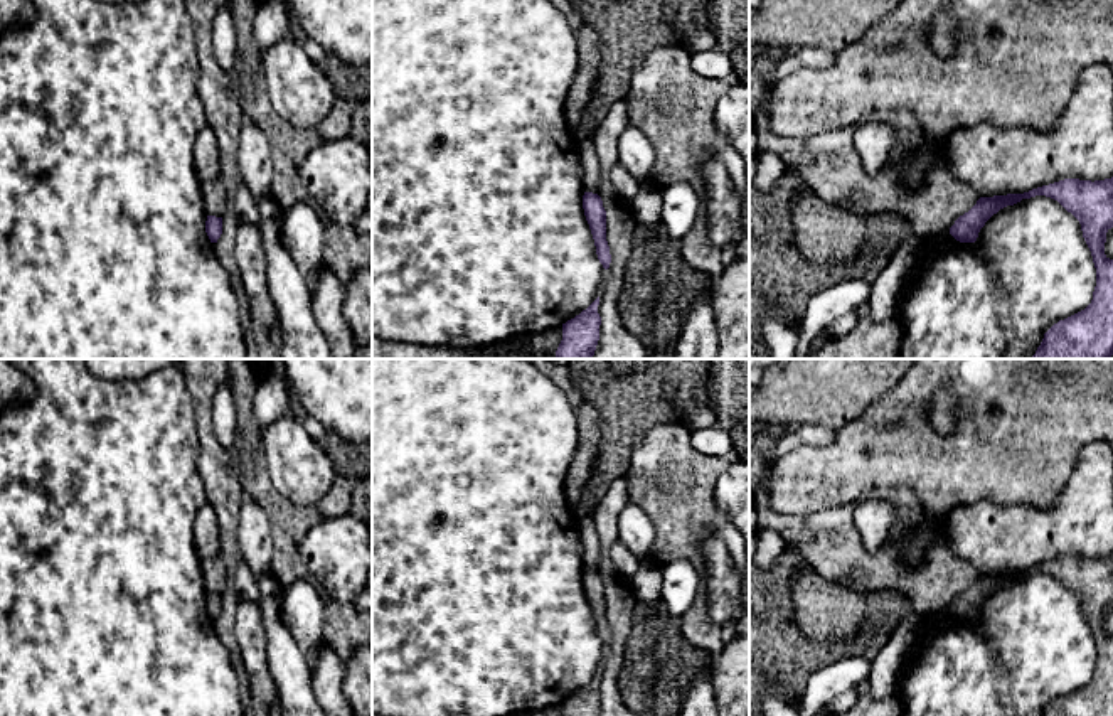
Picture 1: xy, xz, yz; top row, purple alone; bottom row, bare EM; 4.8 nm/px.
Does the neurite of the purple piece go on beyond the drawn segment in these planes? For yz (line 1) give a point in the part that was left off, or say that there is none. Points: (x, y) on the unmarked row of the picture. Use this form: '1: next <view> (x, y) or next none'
1: next none

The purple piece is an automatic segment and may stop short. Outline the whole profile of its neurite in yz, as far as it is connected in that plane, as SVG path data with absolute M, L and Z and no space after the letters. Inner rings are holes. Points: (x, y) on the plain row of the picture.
M1113 554L1094 559L1064 556L1024 571L980 574L955 598L950 612L960 620L975 620L980 606L993 591L1036 573L1057 578L1079 598L1096 645L1091 681L1054 701L1044 716L1113 716L1113 637L1105 632L1106 610L1113 605Z

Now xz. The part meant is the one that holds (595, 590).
M584 569L583 586L594 617L598 637L603 645L608 647L611 640L611 632L606 618L606 588L603 585L601 574L593 569Z

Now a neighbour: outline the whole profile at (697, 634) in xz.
M704 595L695 598L680 622L679 644L682 647L707 655L717 655L722 650L722 628L711 622Z

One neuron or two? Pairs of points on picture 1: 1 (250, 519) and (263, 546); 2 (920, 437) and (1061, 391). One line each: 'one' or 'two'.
1: one
2: one

